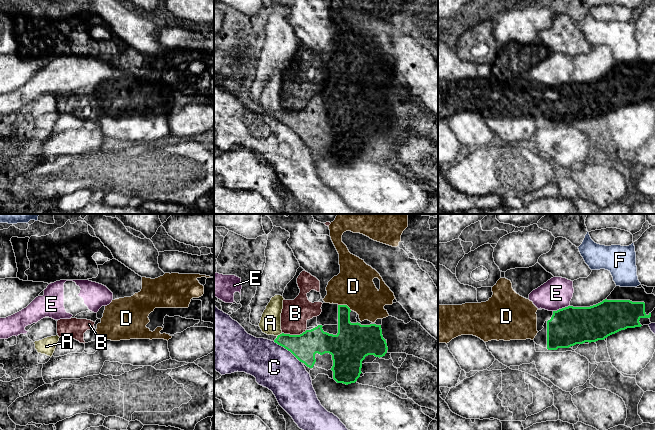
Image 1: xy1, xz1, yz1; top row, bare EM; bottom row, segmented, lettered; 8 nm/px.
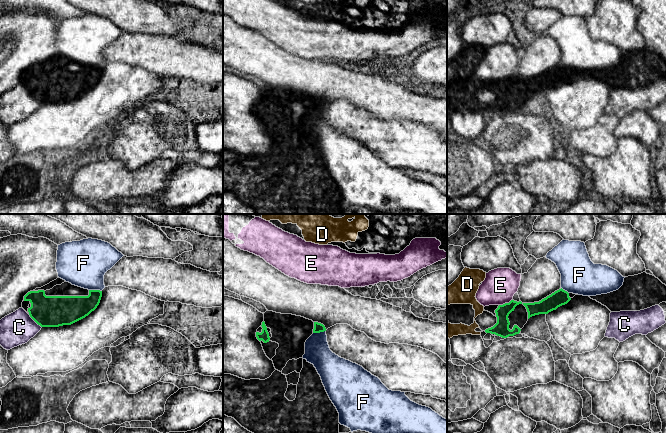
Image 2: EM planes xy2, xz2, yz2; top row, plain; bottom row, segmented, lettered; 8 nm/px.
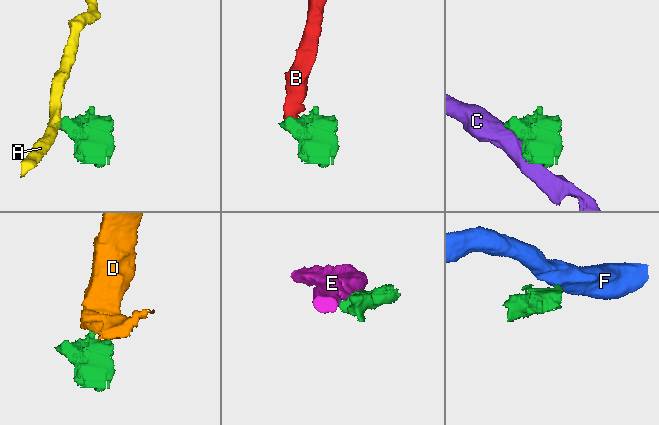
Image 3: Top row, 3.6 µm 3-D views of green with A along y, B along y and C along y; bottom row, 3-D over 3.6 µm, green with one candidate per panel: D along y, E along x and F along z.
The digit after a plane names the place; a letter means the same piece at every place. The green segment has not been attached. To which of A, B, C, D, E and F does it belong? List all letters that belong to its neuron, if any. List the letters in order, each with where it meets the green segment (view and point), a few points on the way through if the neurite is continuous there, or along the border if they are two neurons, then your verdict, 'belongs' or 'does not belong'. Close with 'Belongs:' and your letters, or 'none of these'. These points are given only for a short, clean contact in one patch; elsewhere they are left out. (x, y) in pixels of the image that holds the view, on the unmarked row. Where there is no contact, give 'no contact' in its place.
A: xz1 (280, 110) | along xz1 (282, 109), (277, 112) | does not belong
B: xz1 (294, 111) | along xz1 (306, 106), (299, 110), (282, 109) | does not belong
C: xz1 (288, 126) | does not belong
D: xz1 (345, 81) | belongs
E: yz1 (562, 84) | does not belong
F: xy2 (95, 66) | along xy2 (89, 65), (99, 65), (101, 67) | does not belong
Belongs: D

